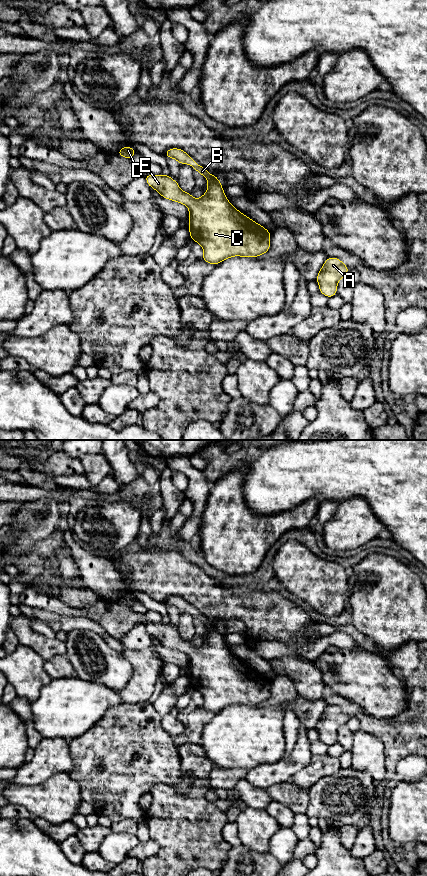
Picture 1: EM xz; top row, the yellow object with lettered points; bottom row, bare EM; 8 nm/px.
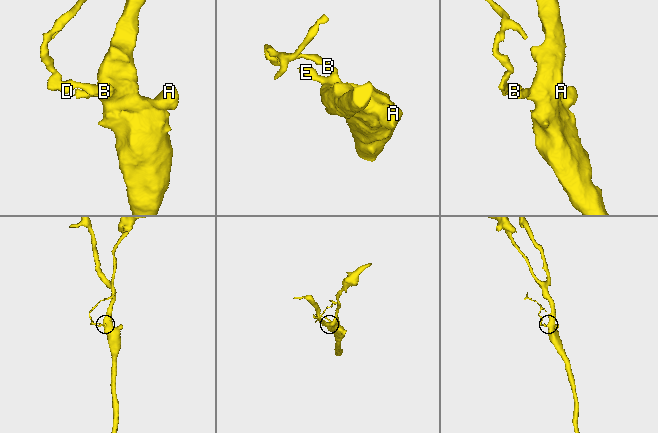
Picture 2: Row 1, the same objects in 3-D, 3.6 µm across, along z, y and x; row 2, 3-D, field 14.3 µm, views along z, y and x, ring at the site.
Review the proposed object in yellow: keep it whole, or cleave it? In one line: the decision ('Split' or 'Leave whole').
Split

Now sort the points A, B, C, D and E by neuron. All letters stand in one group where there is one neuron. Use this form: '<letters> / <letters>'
A C E / B D

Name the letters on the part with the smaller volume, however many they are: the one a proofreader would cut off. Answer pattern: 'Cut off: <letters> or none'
Cut off: B, D

